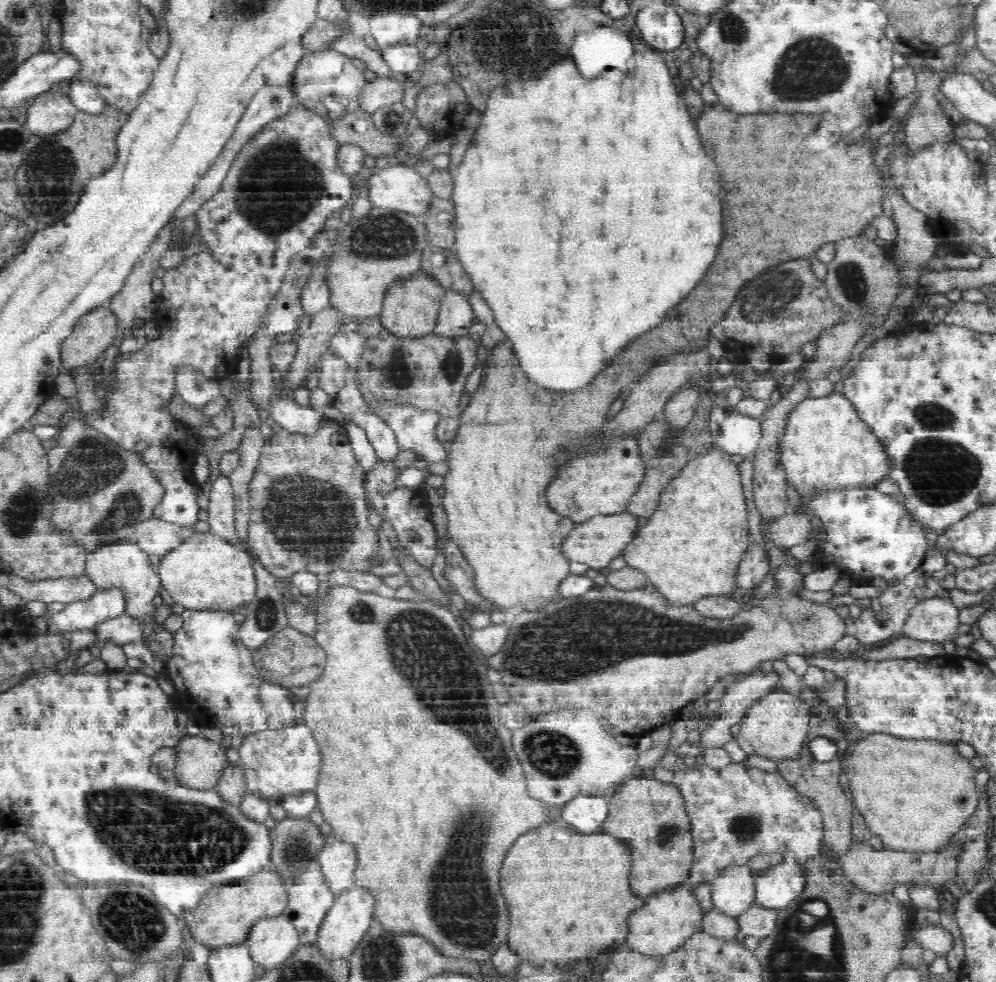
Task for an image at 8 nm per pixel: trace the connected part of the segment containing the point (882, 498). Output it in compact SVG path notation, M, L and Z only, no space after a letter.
M852 487L804 497L804 501L805 512L812 517L819 516L827 535L816 557L824 551L829 556L827 566L839 562L855 583L872 582L875 576L881 576L894 584L923 564L928 550L926 530L910 519L906 507L895 496L880 493L875 488Z

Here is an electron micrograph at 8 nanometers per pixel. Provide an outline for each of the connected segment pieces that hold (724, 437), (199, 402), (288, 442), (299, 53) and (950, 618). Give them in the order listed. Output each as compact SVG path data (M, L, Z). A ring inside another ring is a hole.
M714 406L710 412L710 430L716 448L728 454L740 454L744 458L755 452L760 444L762 418L740 412L724 412Z
M187 368L182 369L177 376L177 389L179 396L188 404L202 408L220 395L221 383Z
M322 417L318 428L314 432L306 432L304 434L303 432L290 432L290 430L283 428L280 432L274 431L272 436L265 442L256 470L254 470L254 474L250 478L250 484L248 484L248 498L250 499L251 513L247 530L247 541L252 550L254 550L254 553L260 558L261 564L280 581L289 580L293 574L300 571L306 571L315 575L331 573L337 570L363 572L369 566L378 564L377 562L372 562L372 558L377 556L379 550L379 538L372 529L372 525L370 525L369 516L371 515L371 511L366 502L363 485L364 468L356 460L344 424L342 425L334 420L324 419Z
M291 41L275 51L266 61L264 77L270 85L286 85L293 81L298 63L308 54L301 41Z
M931 597L915 604L908 612L902 635L918 640L945 641L956 632L960 610L950 598Z

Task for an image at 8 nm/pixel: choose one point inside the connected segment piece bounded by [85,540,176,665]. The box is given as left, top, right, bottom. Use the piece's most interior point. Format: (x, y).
(123, 567)

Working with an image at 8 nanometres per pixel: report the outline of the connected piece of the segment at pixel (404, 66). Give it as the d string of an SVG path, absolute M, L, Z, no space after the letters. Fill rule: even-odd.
M393 43L380 52L392 74L407 75L422 70L423 55L414 43Z

